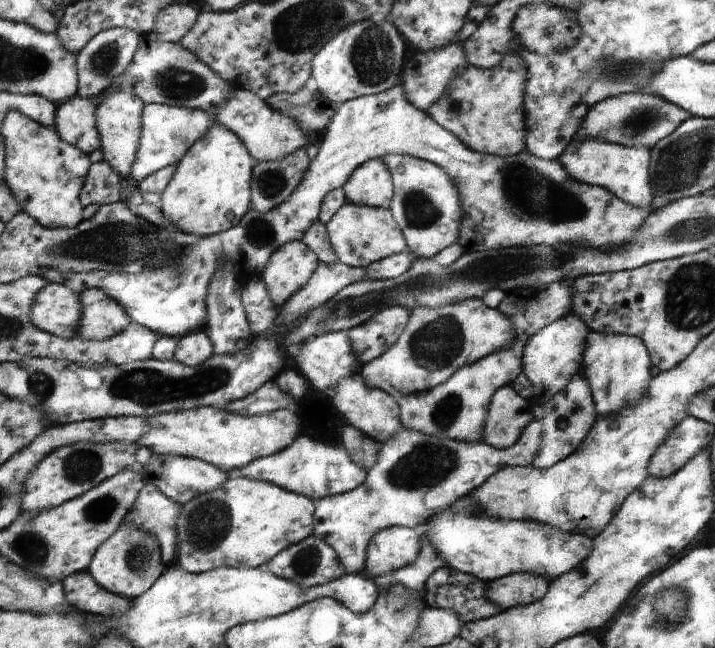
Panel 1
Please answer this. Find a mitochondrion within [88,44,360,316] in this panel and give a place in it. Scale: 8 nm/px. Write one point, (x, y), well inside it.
(176, 83)

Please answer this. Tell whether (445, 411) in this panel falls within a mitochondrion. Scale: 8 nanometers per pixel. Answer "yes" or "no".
yes

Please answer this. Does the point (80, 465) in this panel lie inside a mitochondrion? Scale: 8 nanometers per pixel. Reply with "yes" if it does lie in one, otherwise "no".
yes

